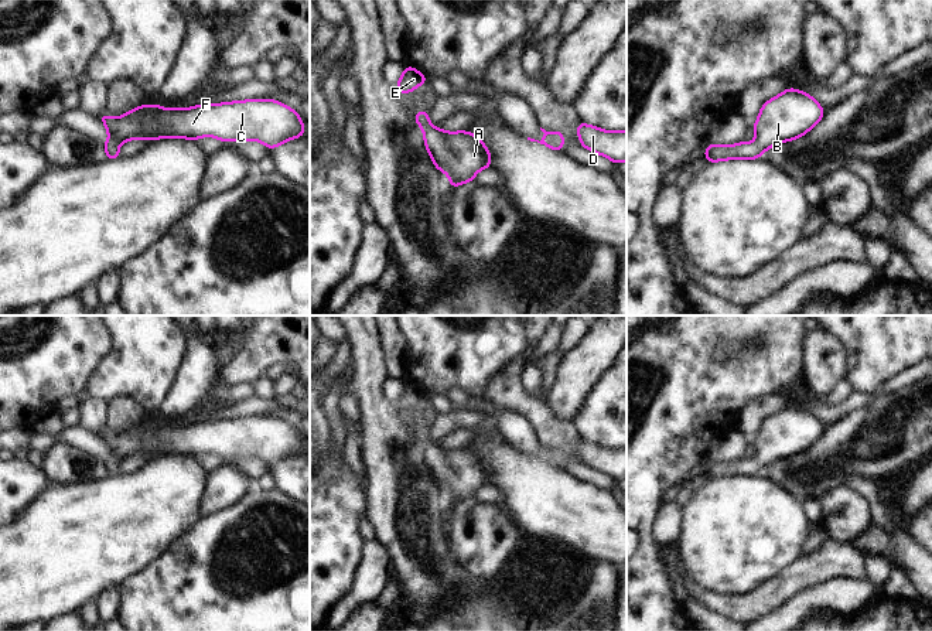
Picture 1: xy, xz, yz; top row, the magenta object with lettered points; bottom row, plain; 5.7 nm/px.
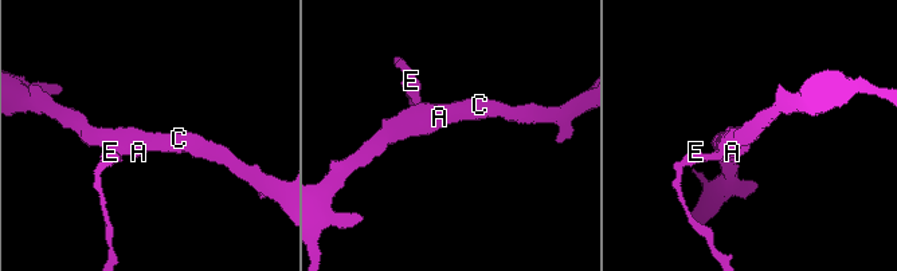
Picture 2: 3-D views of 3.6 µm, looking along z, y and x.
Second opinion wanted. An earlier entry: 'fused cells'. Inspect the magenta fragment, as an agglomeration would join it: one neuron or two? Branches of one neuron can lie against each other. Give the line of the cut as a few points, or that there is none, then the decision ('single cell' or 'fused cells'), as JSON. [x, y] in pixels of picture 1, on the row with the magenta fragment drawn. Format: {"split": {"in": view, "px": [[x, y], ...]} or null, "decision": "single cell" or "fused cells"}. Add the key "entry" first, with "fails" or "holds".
{"entry": "fails", "split": null, "decision": "single cell"}

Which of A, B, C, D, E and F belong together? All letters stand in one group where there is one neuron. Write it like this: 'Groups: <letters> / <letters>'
Groups: A B C D E F

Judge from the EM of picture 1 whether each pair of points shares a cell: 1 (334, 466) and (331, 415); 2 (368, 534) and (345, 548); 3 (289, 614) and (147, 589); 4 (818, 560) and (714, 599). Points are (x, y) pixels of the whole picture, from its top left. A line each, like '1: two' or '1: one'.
1: one
2: two
3: one
4: one

